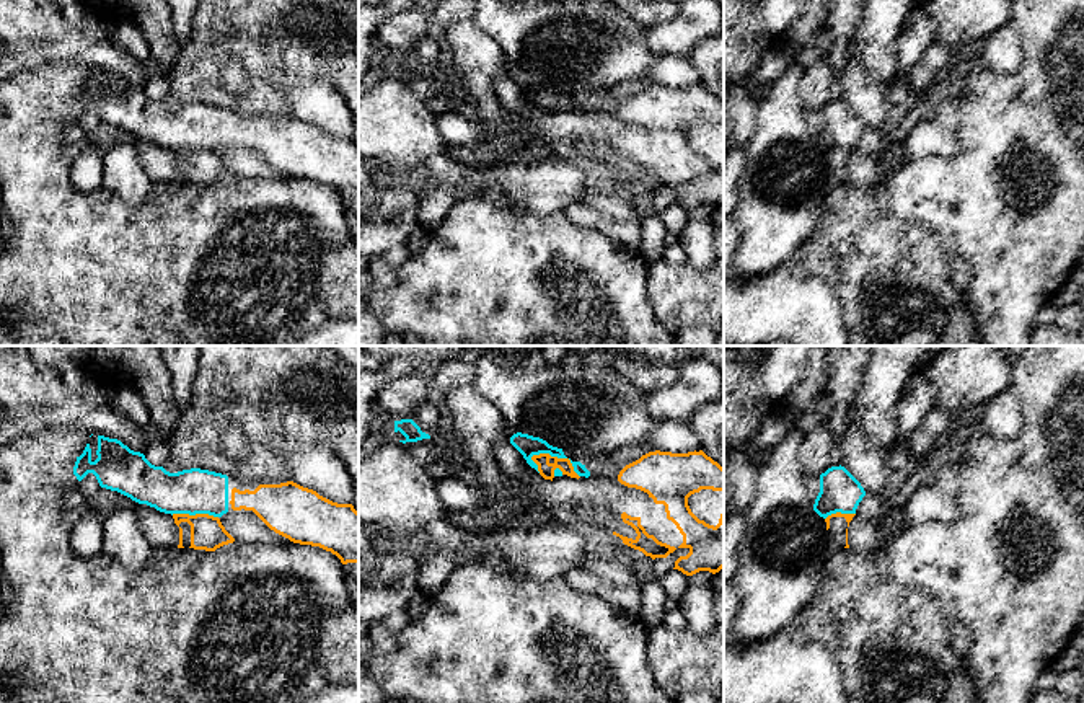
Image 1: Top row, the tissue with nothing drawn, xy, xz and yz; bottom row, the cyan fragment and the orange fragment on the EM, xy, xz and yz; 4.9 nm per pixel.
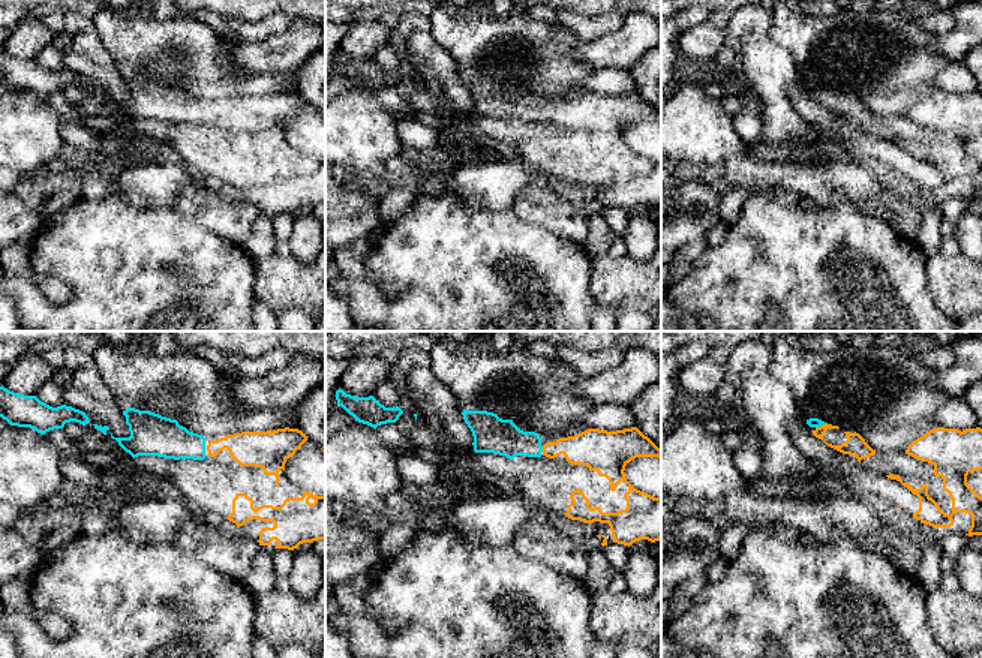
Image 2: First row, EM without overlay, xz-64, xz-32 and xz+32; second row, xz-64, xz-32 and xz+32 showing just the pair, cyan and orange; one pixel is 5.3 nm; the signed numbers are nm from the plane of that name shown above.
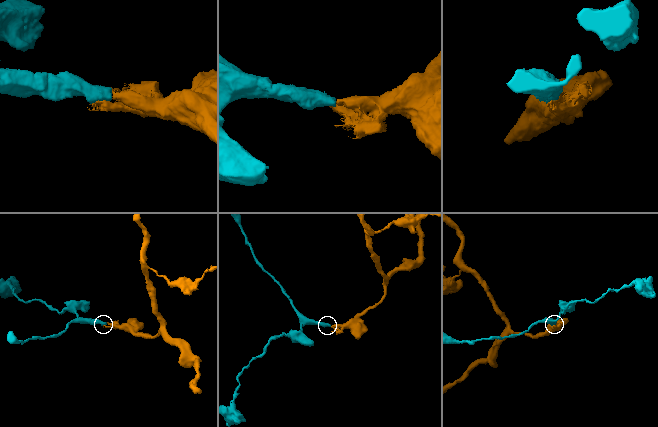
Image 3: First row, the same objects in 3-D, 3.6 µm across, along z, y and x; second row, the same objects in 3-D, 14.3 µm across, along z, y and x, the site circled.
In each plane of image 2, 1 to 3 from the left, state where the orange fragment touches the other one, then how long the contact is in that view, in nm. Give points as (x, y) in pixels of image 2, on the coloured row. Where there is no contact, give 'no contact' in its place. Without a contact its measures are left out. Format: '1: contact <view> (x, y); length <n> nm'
1: no contact
2: contact xz-32 (541, 448); length 30 nm
3: contact xz+32 (820, 424); length 70 nm

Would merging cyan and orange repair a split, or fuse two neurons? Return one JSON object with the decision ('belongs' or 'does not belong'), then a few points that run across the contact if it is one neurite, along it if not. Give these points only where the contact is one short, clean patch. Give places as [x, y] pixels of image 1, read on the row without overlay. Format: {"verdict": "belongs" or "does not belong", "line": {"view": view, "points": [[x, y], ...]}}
{"verdict": "belongs", "line": {"view": "xz", "points": [[528, 80], [558, 92], [546, 105]]}}

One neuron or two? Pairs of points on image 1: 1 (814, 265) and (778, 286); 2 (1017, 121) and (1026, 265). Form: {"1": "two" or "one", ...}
{"1": "two", "2": "one"}

